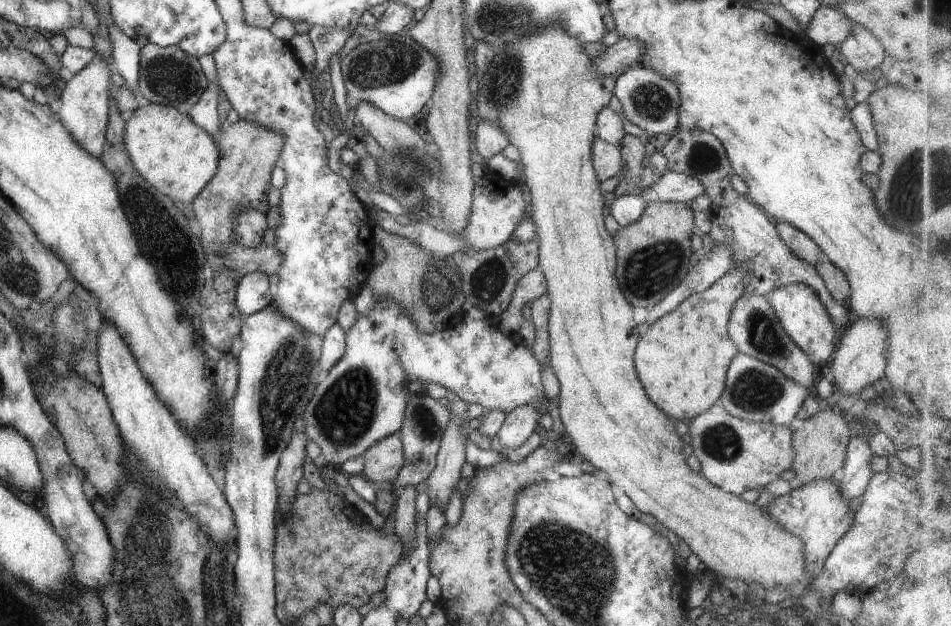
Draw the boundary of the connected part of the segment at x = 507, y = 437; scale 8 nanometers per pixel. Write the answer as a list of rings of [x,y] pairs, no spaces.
[[[532,404],[514,408],[497,432],[499,442],[508,448],[522,446],[532,432],[538,429],[539,416],[536,406],[532,406]]]

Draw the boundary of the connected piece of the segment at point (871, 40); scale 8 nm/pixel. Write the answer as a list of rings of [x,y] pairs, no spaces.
[[[854,22],[848,38],[838,46],[844,64],[854,66],[860,74],[875,75],[880,64],[886,58],[882,42],[864,26]]]

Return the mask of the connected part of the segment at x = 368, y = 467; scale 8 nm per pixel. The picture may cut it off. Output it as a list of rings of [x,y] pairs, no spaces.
[[[399,433],[390,434],[378,440],[363,452],[364,470],[362,475],[369,481],[392,483],[404,466],[404,446]]]

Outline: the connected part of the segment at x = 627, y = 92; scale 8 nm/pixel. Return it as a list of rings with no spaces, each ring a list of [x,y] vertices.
[[[635,64],[618,76],[613,91],[622,103],[624,116],[632,124],[645,130],[647,135],[670,134],[679,127],[680,93],[678,86],[669,78],[664,78],[662,74]]]

